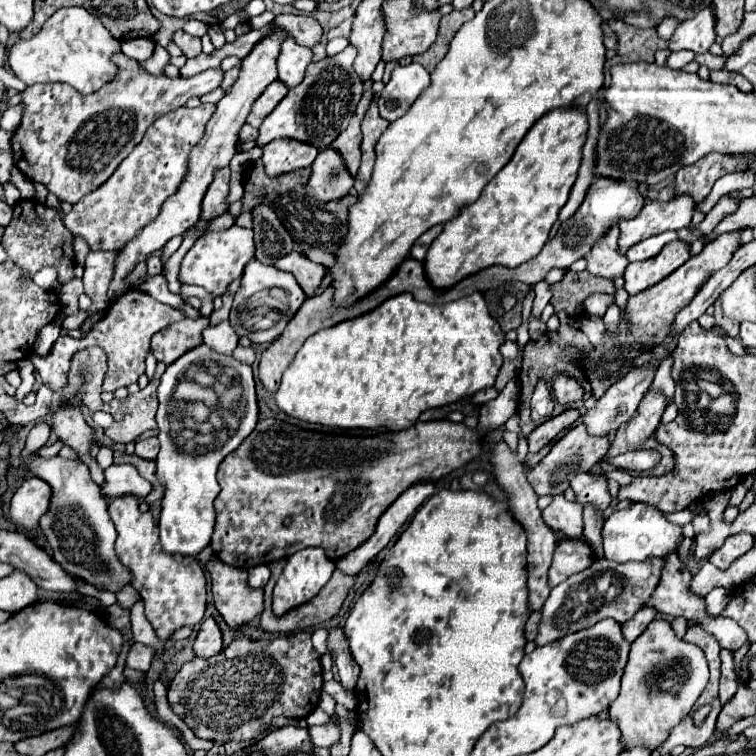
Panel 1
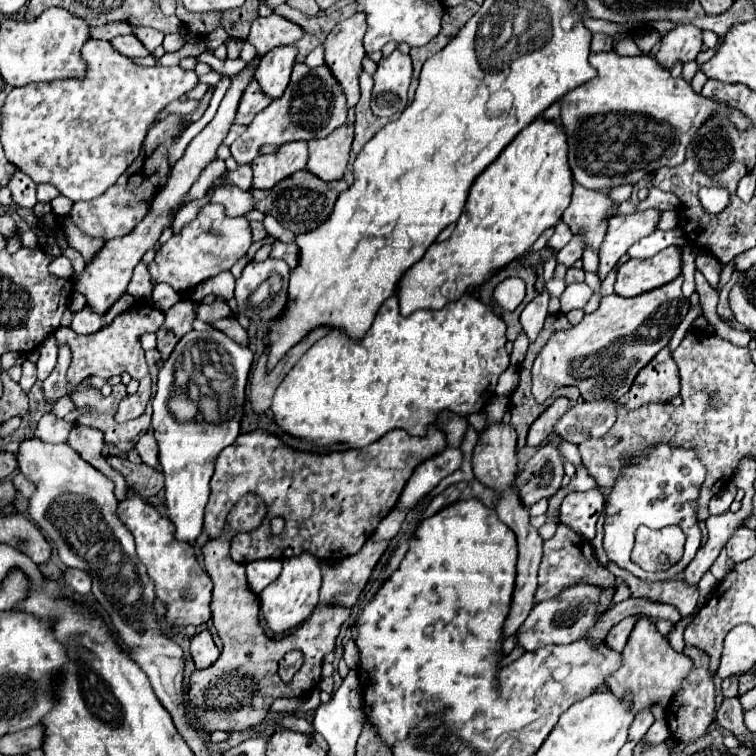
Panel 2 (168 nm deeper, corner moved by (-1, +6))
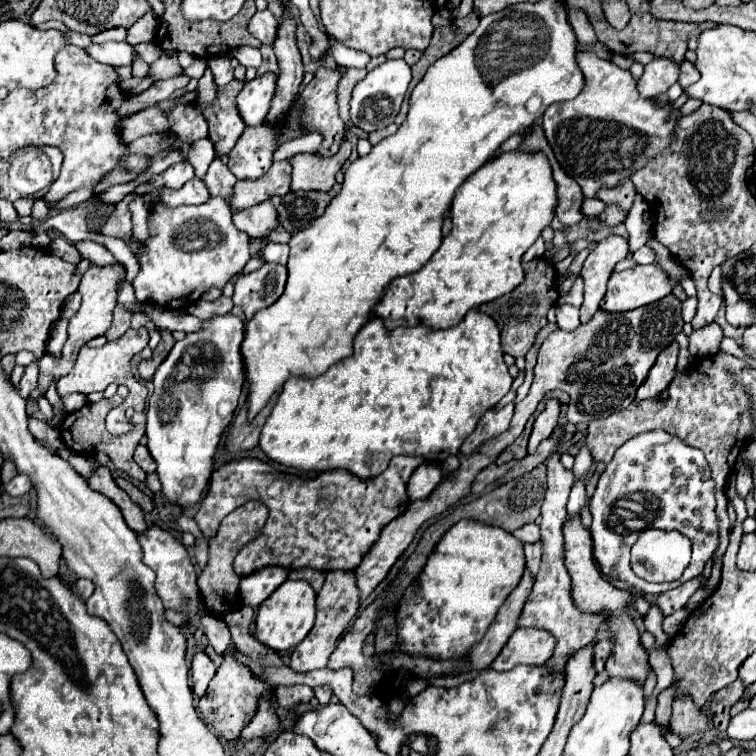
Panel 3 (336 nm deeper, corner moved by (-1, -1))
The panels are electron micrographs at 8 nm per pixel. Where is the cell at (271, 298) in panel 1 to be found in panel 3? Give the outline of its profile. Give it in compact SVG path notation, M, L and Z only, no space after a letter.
M266 262L260 270L238 276L232 300L236 306L242 306L246 318L252 318L252 314L274 304L282 296L284 284L286 266Z

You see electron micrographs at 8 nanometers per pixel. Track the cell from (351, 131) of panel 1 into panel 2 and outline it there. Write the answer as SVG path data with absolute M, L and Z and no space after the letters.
M342 125L324 139L308 141L310 157L306 169L324 181L342 179L348 169L354 125Z

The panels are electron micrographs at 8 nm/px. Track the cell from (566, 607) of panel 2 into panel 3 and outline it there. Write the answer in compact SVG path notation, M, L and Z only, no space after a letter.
M516 628L502 648L500 656L492 662L494 670L512 670L518 664L542 666L554 652L554 638L546 630L536 628Z

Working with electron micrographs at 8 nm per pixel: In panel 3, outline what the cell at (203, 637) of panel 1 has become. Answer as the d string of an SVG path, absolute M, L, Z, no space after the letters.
M204 652L196 654L192 660L192 692L198 698L206 694L208 684L214 678L214 674L216 674L216 666L212 664L212 660Z

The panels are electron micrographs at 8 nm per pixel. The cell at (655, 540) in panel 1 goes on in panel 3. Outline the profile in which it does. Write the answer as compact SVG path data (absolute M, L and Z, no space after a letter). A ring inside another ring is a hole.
M650 430L638 434L616 450L614 458L598 478L596 492L590 498L590 514L594 558L602 574L638 588L644 594L662 594L684 584L686 580L700 576L706 562L718 548L714 480L704 452L688 446L686 442L680 442L680 438L668 434L666 430ZM648 528L678 530L684 536L694 536L692 562L676 582L652 584L632 574L632 568L628 566L630 548L636 544L638 534Z

